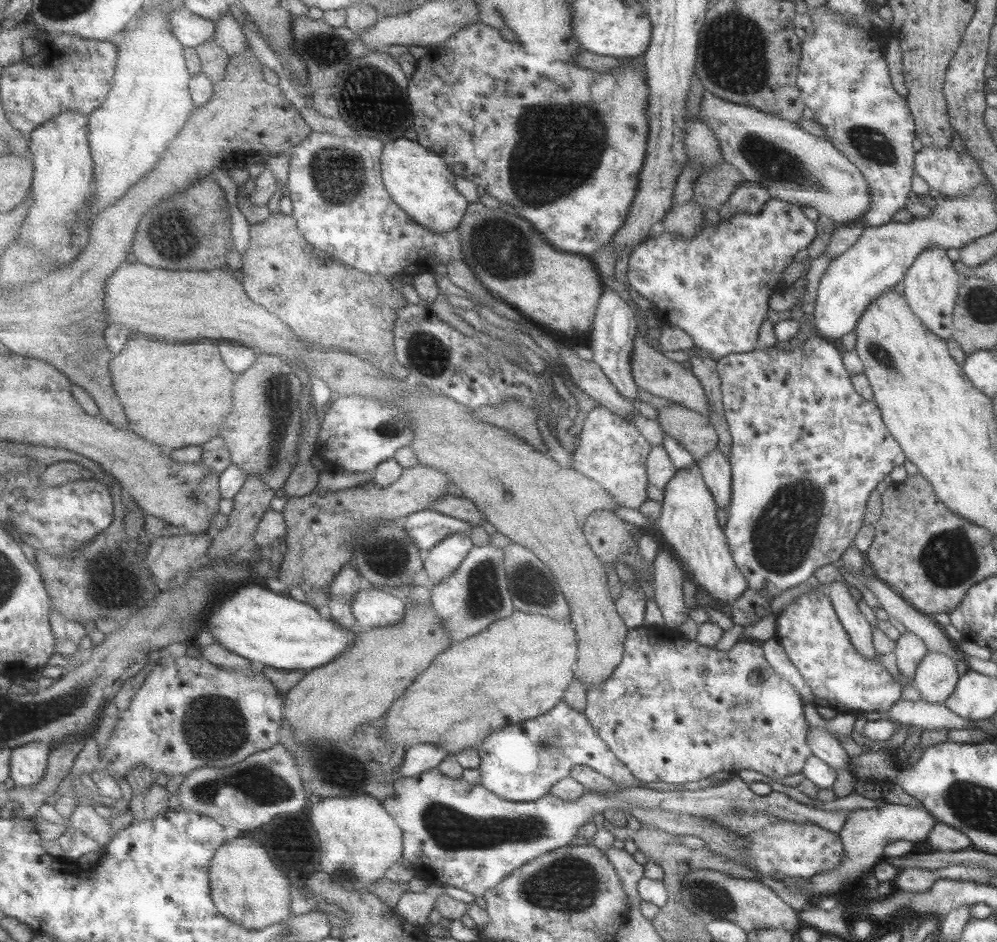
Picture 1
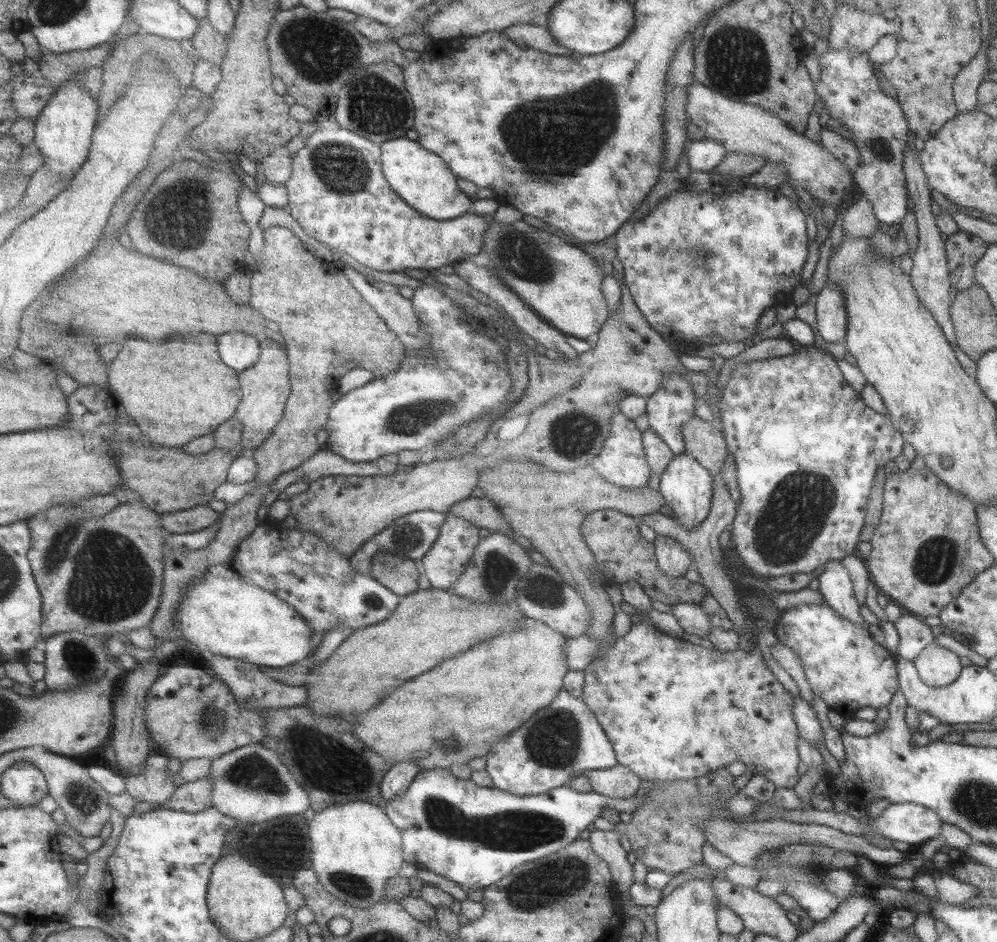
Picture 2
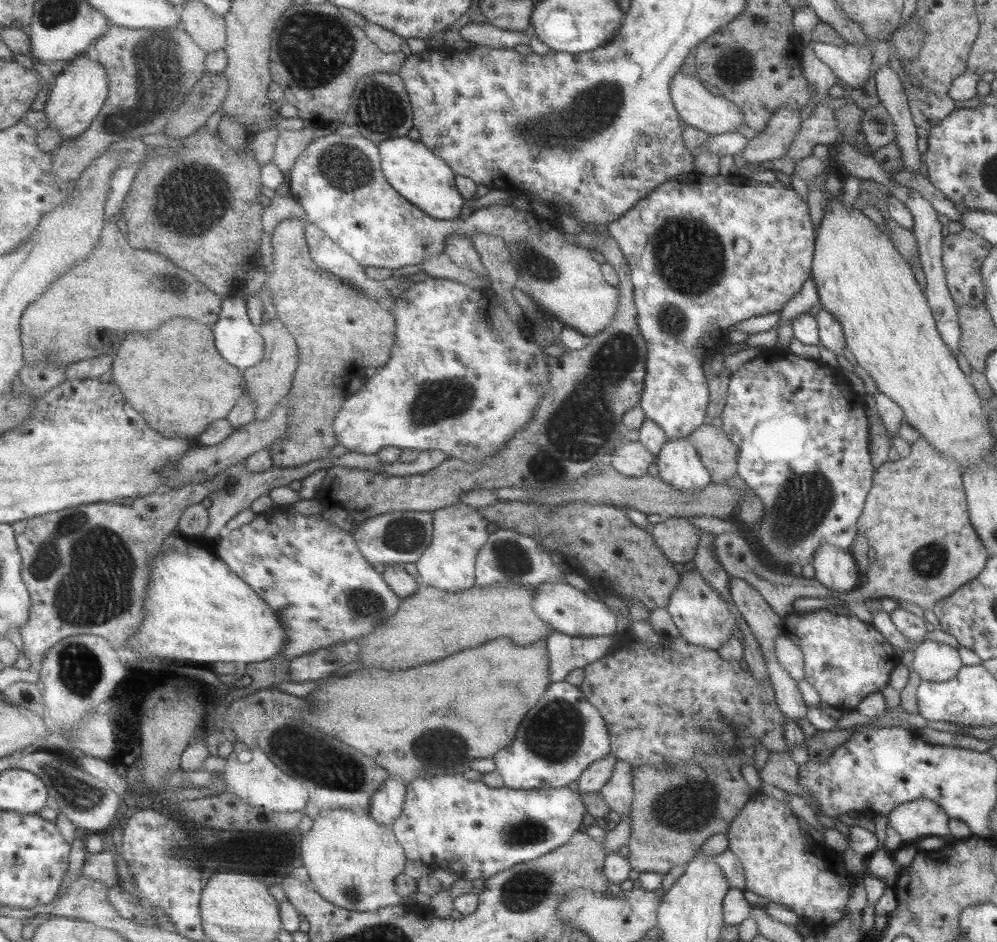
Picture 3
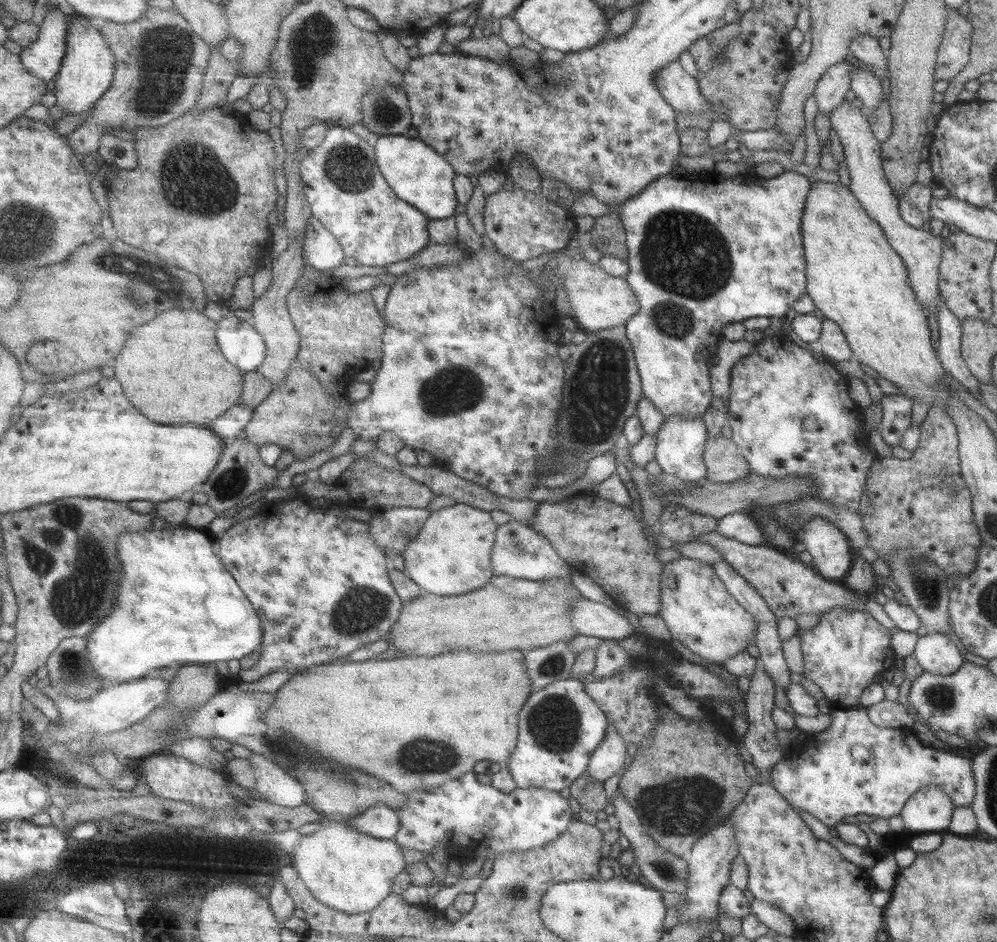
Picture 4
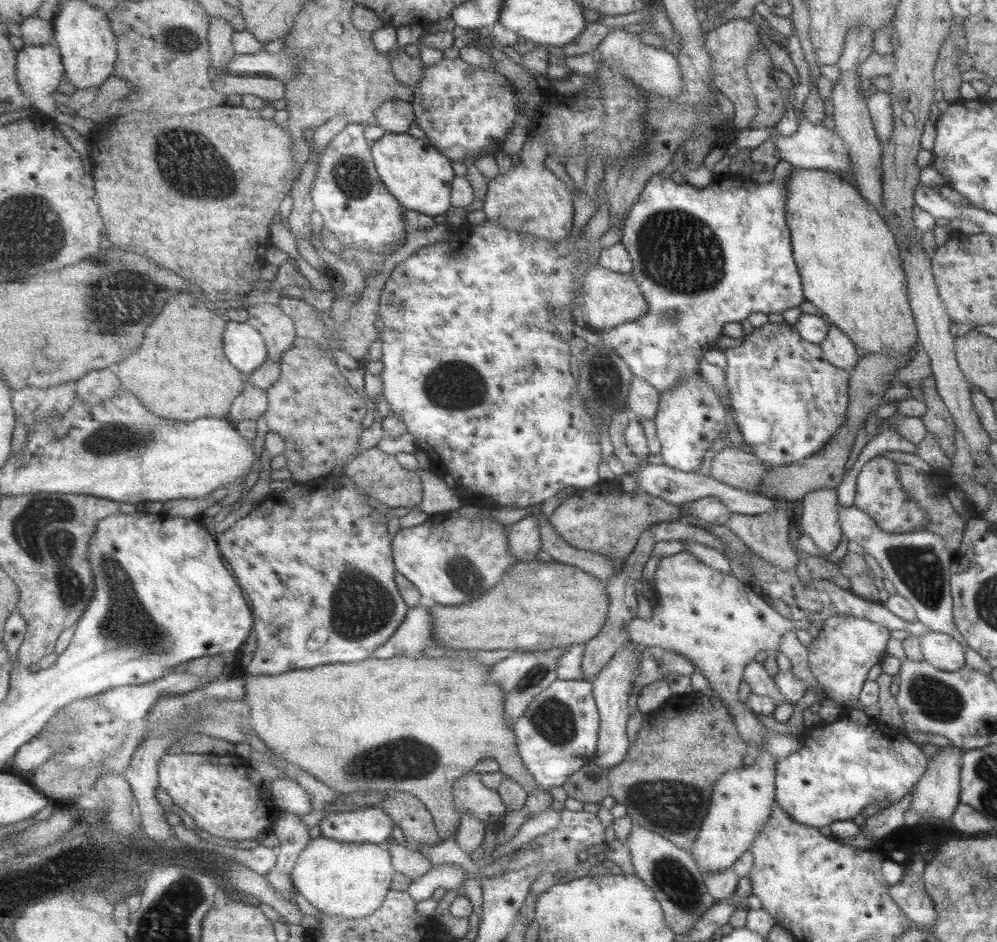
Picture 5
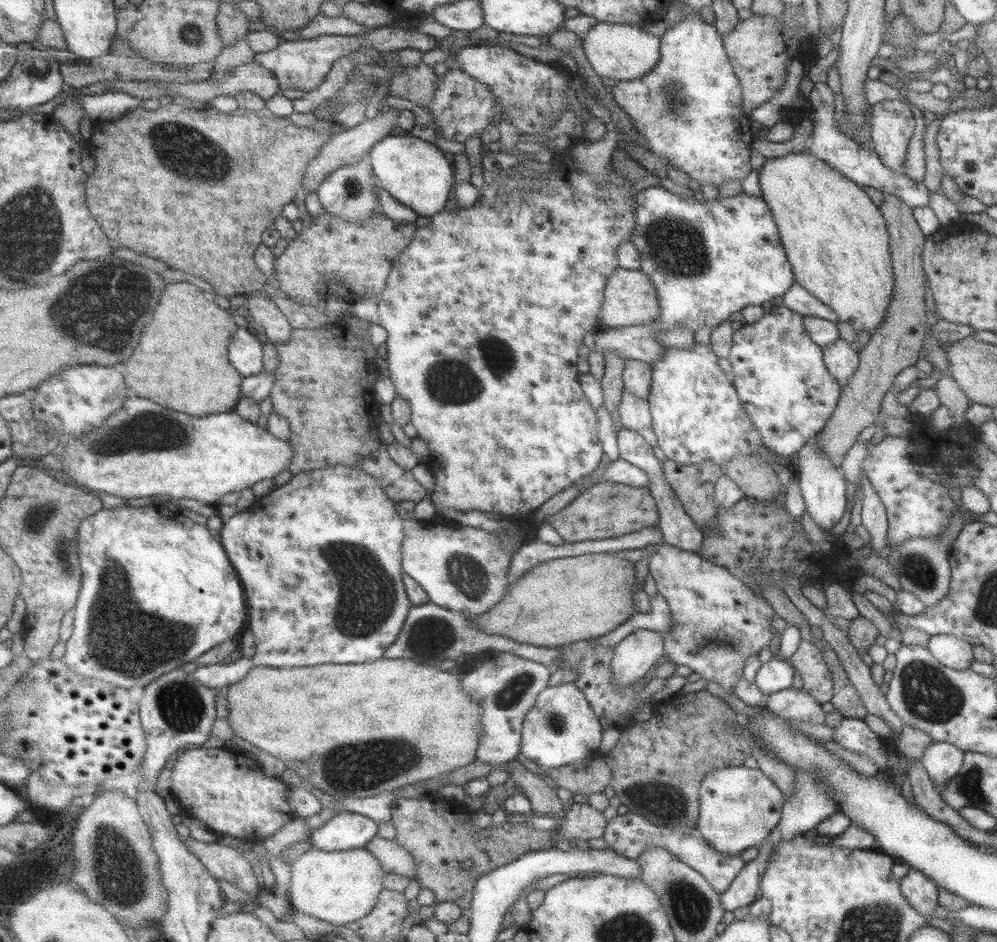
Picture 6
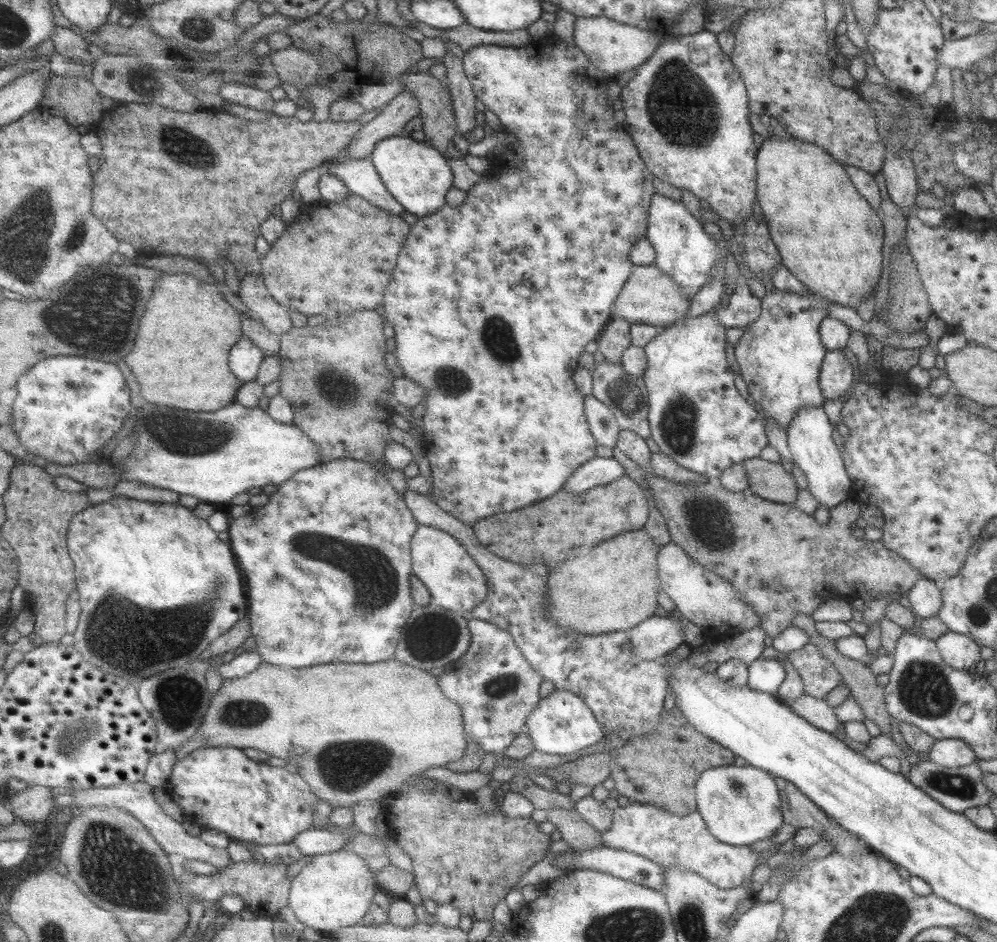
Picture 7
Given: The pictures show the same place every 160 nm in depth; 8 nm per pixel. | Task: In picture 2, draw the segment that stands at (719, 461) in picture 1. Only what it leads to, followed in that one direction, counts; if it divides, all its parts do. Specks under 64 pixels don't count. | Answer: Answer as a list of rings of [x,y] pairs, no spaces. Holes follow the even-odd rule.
[[[715,474],[713,480],[713,493],[709,514],[705,516],[705,520],[701,522],[701,526],[695,526],[693,530],[681,528],[677,526],[671,518],[655,512],[653,514],[645,515],[638,518],[638,522],[643,522],[649,526],[657,535],[667,535],[674,538],[692,557],[692,564],[698,572],[699,583],[709,591],[709,595],[719,603],[721,608],[726,612],[729,622],[733,624],[733,628],[744,628],[750,626],[750,619],[746,617],[746,612],[742,609],[739,603],[739,594],[737,594],[737,586],[731,579],[731,574],[726,567],[725,550],[718,543],[718,536],[723,530],[726,530],[732,524],[733,518],[736,514],[736,504],[731,499],[725,487],[725,481],[721,474]]]

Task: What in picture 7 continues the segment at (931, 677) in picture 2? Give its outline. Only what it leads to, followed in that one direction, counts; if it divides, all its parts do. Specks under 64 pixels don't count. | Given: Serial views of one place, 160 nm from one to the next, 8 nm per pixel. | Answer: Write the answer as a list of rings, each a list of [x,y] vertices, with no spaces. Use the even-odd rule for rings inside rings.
[[[948,630],[934,641],[943,662],[955,670],[972,671],[975,664],[981,660],[978,644],[964,634]]]

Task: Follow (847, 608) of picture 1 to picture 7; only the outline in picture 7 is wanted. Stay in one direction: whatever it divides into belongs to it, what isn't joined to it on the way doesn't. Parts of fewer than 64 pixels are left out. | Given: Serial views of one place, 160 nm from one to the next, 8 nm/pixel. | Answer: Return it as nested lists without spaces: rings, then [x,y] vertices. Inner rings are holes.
[[[814,406],[798,408],[790,418],[785,430],[786,443],[792,463],[805,474],[807,492],[816,502],[828,509],[848,499],[847,493],[851,483],[847,477],[840,452],[831,437],[833,427],[822,407]]]

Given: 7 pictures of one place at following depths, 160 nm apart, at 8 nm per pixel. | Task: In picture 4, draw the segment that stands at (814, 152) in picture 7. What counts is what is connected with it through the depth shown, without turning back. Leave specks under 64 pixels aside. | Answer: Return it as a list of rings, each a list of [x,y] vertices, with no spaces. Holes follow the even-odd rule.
[[[814,181],[810,183],[808,193],[805,195],[805,202],[802,206],[800,231],[803,259],[805,259],[806,262],[805,293],[807,293],[809,298],[813,301],[817,313],[822,318],[829,319],[839,325],[841,332],[845,335],[850,351],[859,362],[866,364],[871,367],[872,370],[875,370],[880,378],[889,380],[889,382],[897,385],[897,387],[903,391],[903,394],[912,401],[913,399],[921,400],[928,406],[928,408],[941,407],[942,411],[946,414],[945,397],[949,392],[947,391],[947,385],[945,385],[945,383],[940,384],[939,382],[941,375],[944,373],[944,367],[940,365],[938,358],[931,348],[931,343],[929,343],[929,328],[927,327],[927,319],[923,314],[924,309],[917,302],[917,299],[913,294],[913,289],[909,286],[908,272],[903,261],[893,251],[893,248],[891,248],[892,246],[888,243],[881,227],[865,212],[865,209],[863,209],[858,203],[858,200],[854,197],[854,194],[848,189],[848,187],[841,185],[839,182]]]

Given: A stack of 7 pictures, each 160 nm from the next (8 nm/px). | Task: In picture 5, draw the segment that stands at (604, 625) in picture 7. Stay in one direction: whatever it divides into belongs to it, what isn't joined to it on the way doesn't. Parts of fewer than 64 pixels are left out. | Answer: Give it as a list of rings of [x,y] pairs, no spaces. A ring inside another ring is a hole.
[[[539,559],[531,562],[519,561],[508,570],[508,573],[504,576],[504,580],[499,582],[485,597],[481,597],[481,599],[477,599],[477,601],[471,601],[471,603],[465,603],[465,605],[443,606],[435,604],[435,606],[431,607],[434,623],[436,624],[436,626],[434,626],[434,639],[438,642],[437,646],[443,646],[444,648],[448,646],[456,650],[499,650],[499,648],[502,648],[518,652],[543,651],[548,648],[563,648],[571,644],[585,643],[590,638],[597,636],[602,626],[605,625],[606,616],[608,616],[609,613],[608,599],[605,596],[603,586],[604,583],[597,577],[567,563],[555,560],[553,562],[544,562]]]

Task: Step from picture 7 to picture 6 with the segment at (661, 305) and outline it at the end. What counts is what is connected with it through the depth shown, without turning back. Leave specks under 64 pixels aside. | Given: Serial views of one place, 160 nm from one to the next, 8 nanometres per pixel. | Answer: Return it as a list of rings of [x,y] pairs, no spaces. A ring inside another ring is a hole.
[[[617,267],[606,282],[604,302],[600,319],[605,328],[624,328],[639,324],[653,324],[660,317],[660,306],[654,284],[639,269],[627,270]]]

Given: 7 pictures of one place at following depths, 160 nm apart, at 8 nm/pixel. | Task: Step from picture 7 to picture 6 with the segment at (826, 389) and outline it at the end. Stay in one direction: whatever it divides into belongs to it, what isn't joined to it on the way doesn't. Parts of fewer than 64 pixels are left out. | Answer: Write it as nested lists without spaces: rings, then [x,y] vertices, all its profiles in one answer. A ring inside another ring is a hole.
[[[841,338],[822,347],[822,359],[828,373],[841,383],[841,388],[859,364],[858,353]]]

